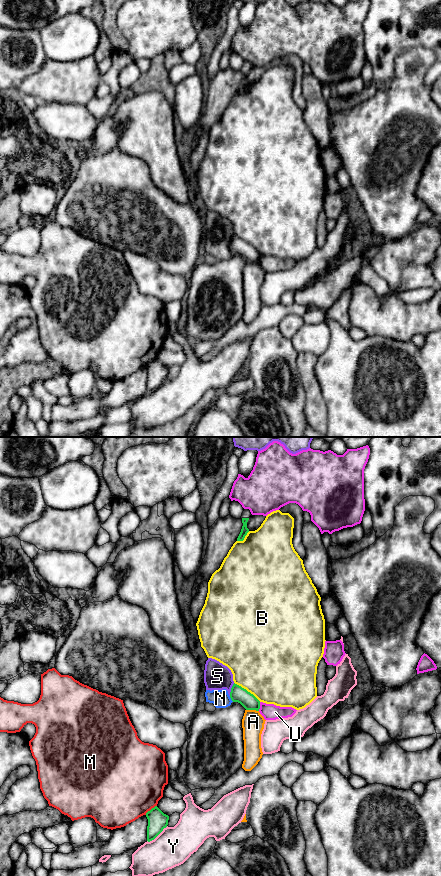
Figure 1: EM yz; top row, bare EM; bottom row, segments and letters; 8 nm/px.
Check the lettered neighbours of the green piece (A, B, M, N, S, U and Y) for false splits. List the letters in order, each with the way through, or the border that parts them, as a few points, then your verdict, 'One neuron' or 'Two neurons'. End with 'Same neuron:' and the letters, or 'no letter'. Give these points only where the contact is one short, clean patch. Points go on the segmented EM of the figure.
A: Two neurons
B: Two neurons
M: Two neurons
N: Boundary: yz (229, 696), (233, 701). Two neurons
S: Boundary: yz (234, 683), (229, 695). Two neurons
U: Two neurons
Y: Two neurons
Same neuron: no letter

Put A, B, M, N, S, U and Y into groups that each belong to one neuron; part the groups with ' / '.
A / B / M / N S / U / Y

